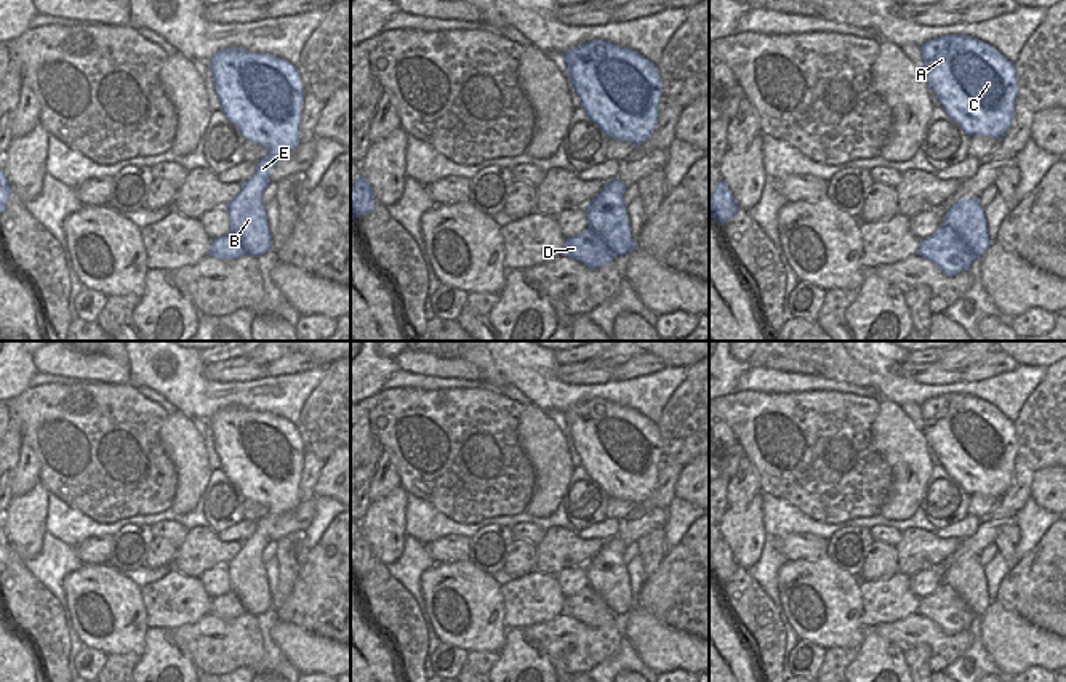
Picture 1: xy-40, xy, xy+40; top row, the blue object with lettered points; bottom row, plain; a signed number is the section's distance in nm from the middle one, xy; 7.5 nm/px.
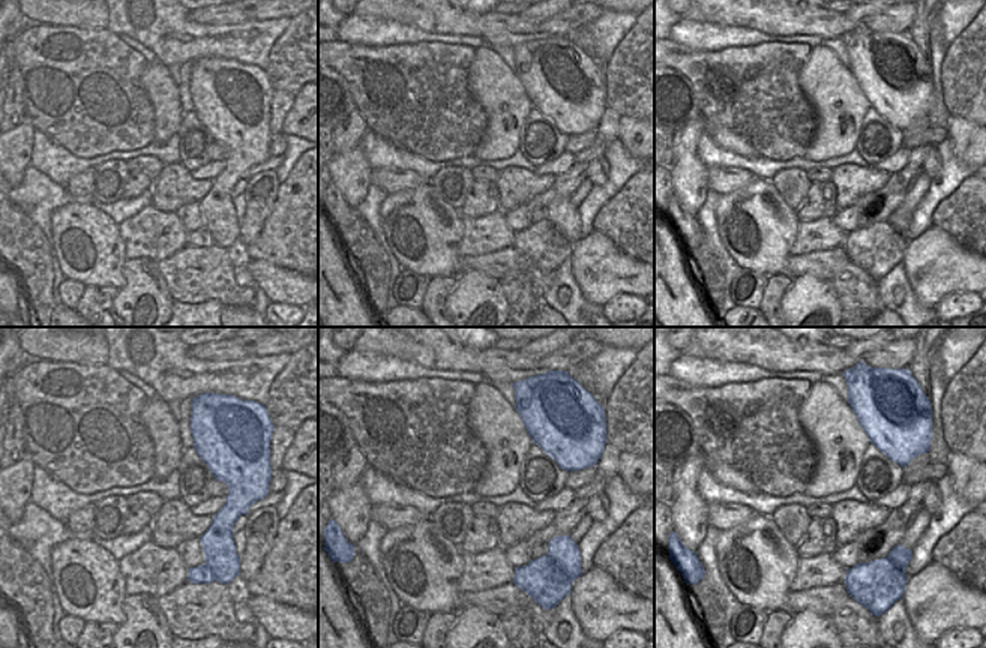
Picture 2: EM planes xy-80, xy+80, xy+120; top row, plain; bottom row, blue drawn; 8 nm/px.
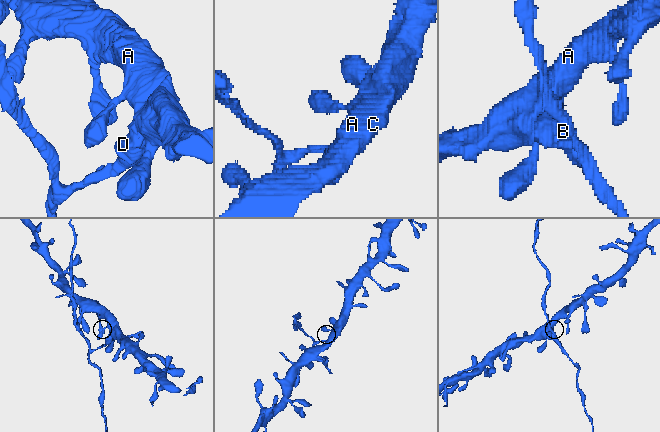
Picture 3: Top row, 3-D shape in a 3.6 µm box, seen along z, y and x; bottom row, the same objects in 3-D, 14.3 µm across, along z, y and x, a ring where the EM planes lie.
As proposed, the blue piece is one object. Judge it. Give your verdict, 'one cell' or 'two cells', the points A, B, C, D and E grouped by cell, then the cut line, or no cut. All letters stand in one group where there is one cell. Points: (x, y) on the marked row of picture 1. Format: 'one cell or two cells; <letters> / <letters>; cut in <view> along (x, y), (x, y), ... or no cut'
two cells; A B C E / D; cut in xy+40 along (943, 223), (977, 256)

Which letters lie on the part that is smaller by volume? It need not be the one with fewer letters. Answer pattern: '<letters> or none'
D

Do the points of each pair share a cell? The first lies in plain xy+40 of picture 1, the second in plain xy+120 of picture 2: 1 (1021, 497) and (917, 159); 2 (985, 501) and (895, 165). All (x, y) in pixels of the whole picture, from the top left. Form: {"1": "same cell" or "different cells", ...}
{"1": "same cell", "2": "different cells"}

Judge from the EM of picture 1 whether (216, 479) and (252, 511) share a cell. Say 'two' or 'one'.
two

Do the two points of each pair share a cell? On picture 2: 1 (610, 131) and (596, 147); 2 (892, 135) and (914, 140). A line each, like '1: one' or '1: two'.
1: one
2: two

